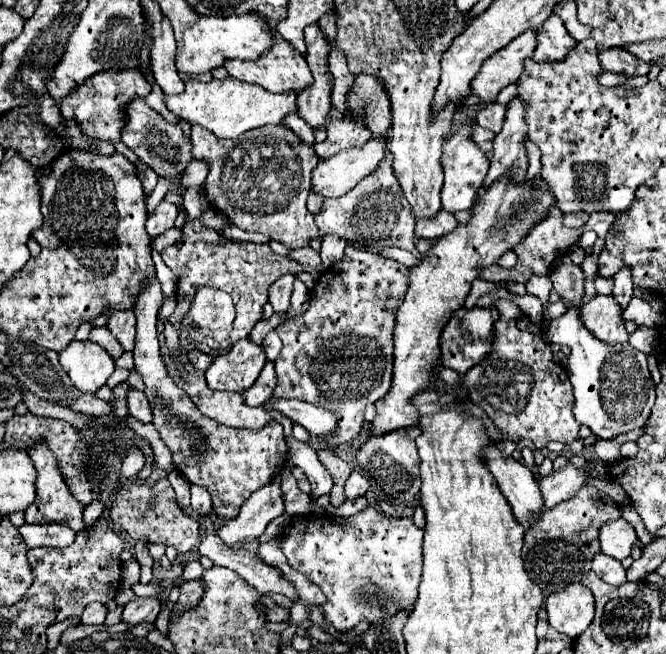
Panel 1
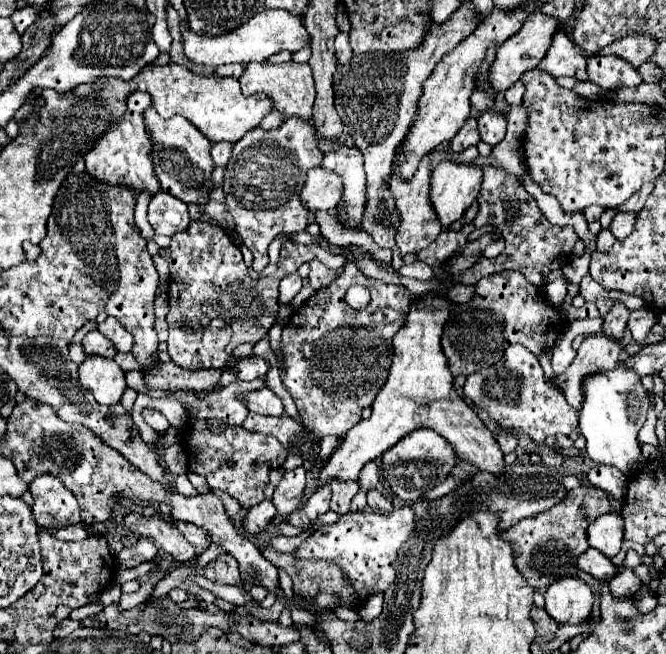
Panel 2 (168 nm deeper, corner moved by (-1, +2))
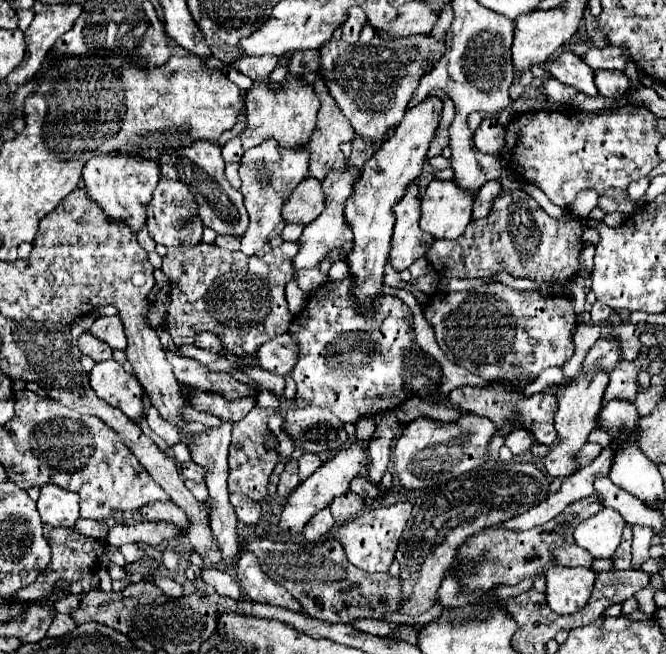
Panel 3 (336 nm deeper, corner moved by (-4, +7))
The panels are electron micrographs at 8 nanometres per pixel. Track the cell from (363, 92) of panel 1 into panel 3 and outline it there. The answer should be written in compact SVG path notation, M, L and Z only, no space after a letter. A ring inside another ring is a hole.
M431 33L419 37L403 37L403 41L385 41L381 37L373 37L367 45L361 43L345 43L345 41L327 41L321 51L321 67L323 79L337 101L339 109L345 117L349 117L353 129L369 139L367 145L379 147L387 133L397 127L403 119L405 109L425 75L425 67L435 67L439 57L443 57L445 41L435 39Z

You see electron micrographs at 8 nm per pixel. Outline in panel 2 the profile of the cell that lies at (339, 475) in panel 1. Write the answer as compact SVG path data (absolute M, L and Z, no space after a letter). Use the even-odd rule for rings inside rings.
M332 482L332 504L330 510L336 514L346 514L350 510L350 502L354 494L360 490L356 482Z

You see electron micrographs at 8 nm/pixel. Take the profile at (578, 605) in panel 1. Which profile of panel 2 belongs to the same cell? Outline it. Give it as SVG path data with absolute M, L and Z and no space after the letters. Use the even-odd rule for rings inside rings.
M562 578L544 592L544 610L560 624L576 624L588 618L594 596L590 586L580 578Z

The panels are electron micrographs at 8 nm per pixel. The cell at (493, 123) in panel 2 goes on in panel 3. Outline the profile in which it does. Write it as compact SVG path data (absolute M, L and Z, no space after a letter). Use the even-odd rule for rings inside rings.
M487 115L477 127L473 141L481 153L501 153L505 147L505 125L495 115Z

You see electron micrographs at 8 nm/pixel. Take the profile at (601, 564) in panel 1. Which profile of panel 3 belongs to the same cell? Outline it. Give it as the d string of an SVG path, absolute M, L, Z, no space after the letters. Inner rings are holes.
M569 545L569 547L559 547L553 553L555 563L559 565L567 565L567 567L591 567L593 565L593 557L587 553L587 549L579 549L577 545Z

